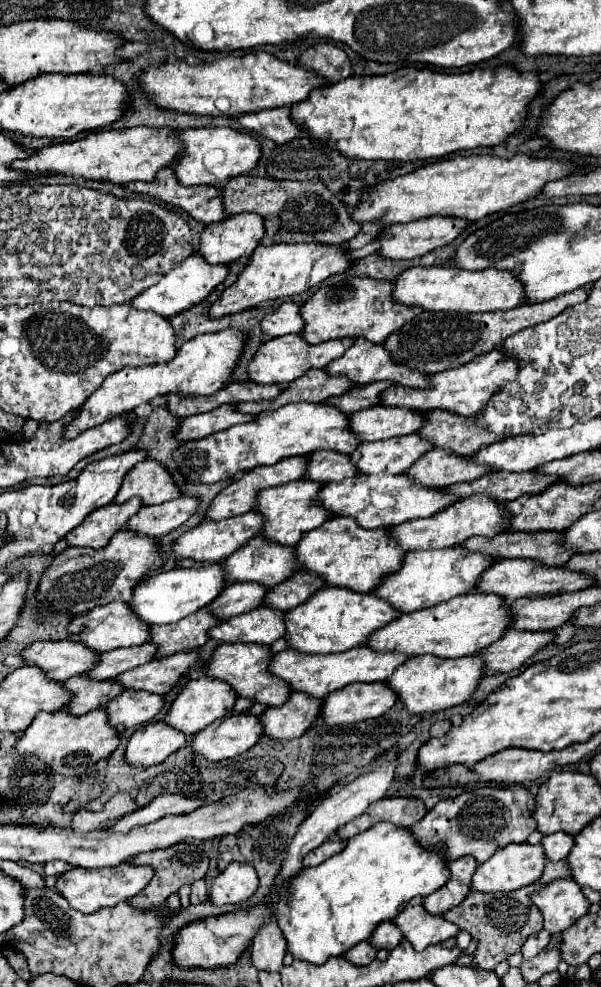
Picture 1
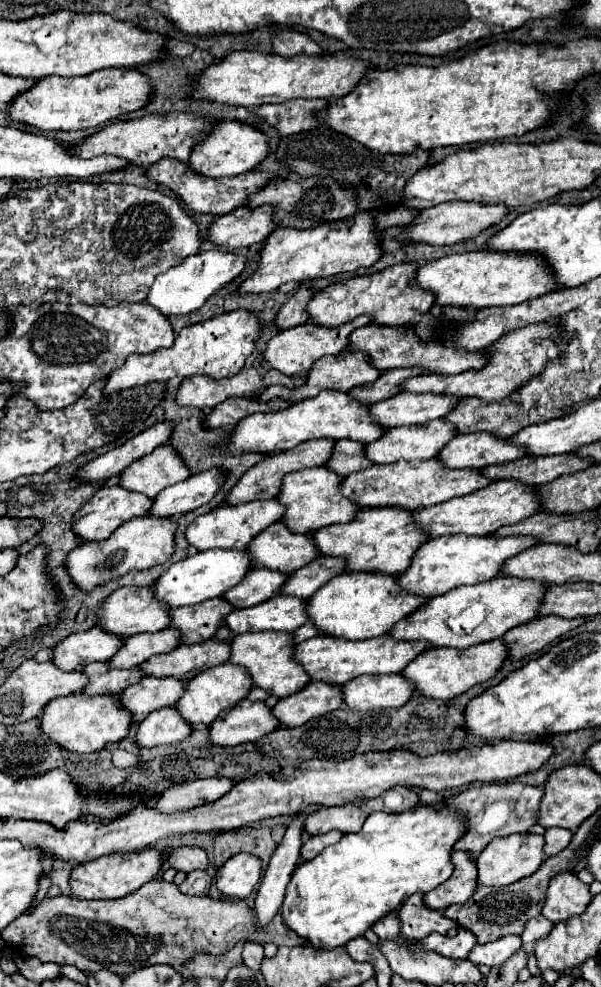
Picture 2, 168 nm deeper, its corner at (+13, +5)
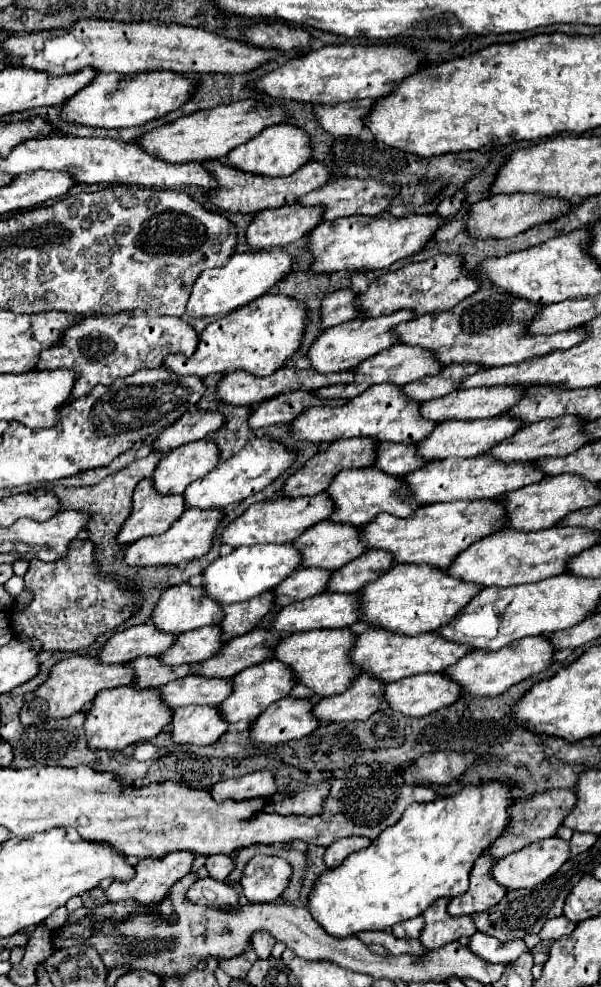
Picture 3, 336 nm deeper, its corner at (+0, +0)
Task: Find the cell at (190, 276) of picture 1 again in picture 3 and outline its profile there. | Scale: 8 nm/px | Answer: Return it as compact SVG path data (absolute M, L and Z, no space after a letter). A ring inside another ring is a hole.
M270 250L270 252L244 252L244 254L232 254L226 266L222 268L210 268L200 274L192 286L186 314L192 318L202 316L224 316L258 296L266 294L268 288L272 288L280 278L284 278L290 272L290 254L284 250Z

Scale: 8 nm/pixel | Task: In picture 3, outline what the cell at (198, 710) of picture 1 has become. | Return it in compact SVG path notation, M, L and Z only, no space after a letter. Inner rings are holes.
M264 660L256 666L250 666L242 672L238 672L232 678L232 694L218 704L218 710L222 714L222 718L228 724L236 724L236 722L254 722L256 716L266 710L272 702L282 700L288 696L288 692L292 690L292 686L296 684L296 678L292 678L292 672L274 660Z

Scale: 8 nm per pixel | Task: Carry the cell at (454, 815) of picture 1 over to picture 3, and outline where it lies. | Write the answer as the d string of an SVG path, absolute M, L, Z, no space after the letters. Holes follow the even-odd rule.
M546 790L540 794L532 794L530 798L518 798L508 808L510 824L506 826L504 834L500 838L496 838L494 844L490 844L486 854L490 854L492 858L502 858L506 854L512 854L514 850L520 850L522 846L556 836L556 830L560 828L562 820L570 814L574 802L576 802L576 794L572 790Z

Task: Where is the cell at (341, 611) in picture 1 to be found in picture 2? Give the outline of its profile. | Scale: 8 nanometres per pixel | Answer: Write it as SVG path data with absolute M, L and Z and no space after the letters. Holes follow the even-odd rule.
M341 573L339 577L323 585L309 599L309 619L323 631L323 635L343 637L351 641L379 637L389 633L397 621L429 601L429 597L415 597L415 593L403 593L403 589L395 585L395 575L375 577L375 573Z

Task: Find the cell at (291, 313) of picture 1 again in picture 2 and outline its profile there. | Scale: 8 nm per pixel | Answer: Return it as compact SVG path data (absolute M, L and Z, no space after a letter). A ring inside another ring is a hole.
M301 287L295 295L289 297L289 301L281 307L279 315L277 315L277 325L281 329L291 329L297 325L303 325L309 321L309 313L307 313L307 301L311 301L313 291Z

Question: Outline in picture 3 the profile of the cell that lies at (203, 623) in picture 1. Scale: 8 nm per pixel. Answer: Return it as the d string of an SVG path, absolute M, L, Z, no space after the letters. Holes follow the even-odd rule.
M264 592L246 602L222 606L224 608L224 618L220 622L222 640L228 642L230 638L236 638L236 636L242 636L242 634L254 630L258 620L272 610L272 600L274 600L272 592Z

